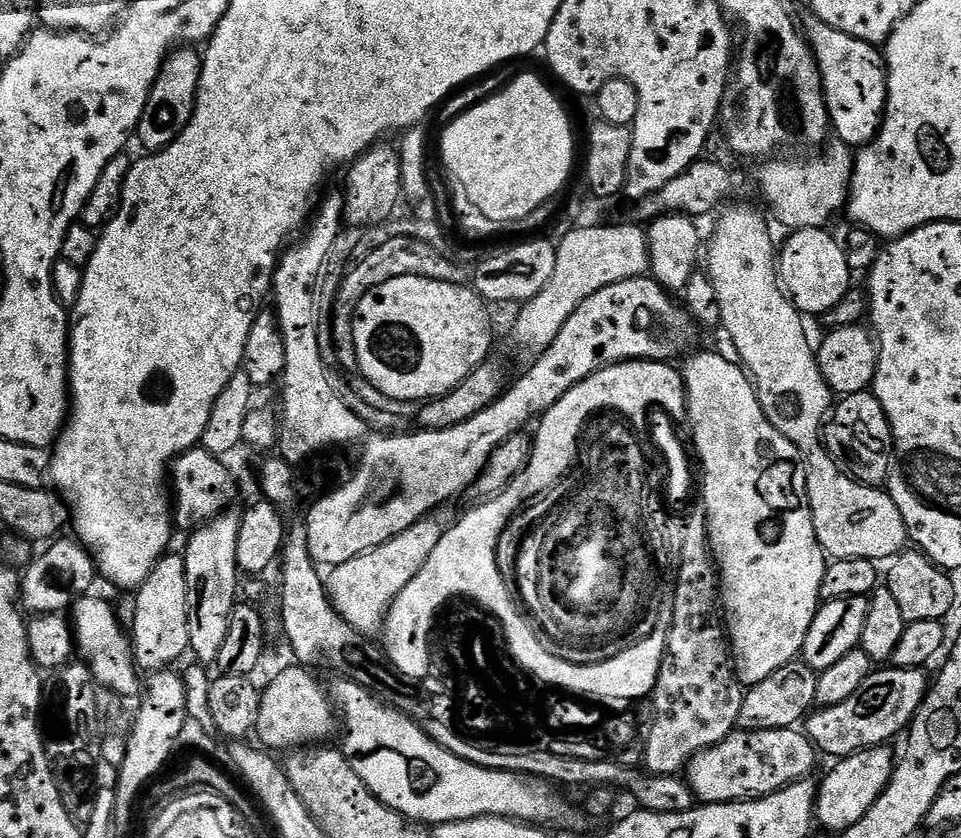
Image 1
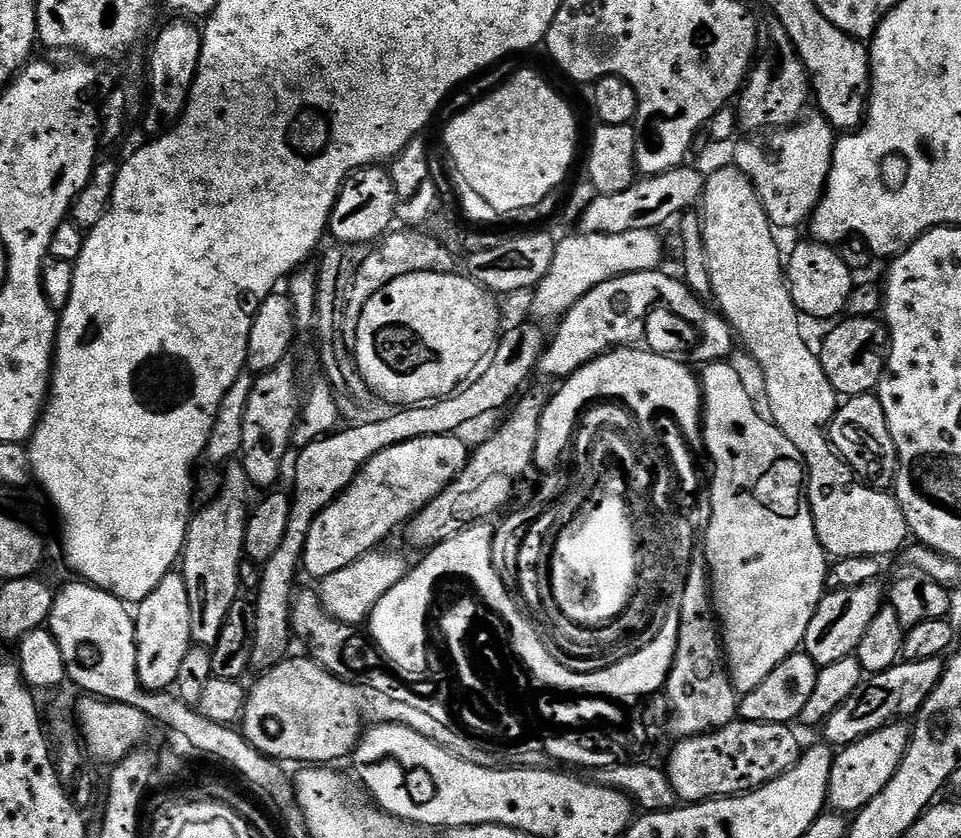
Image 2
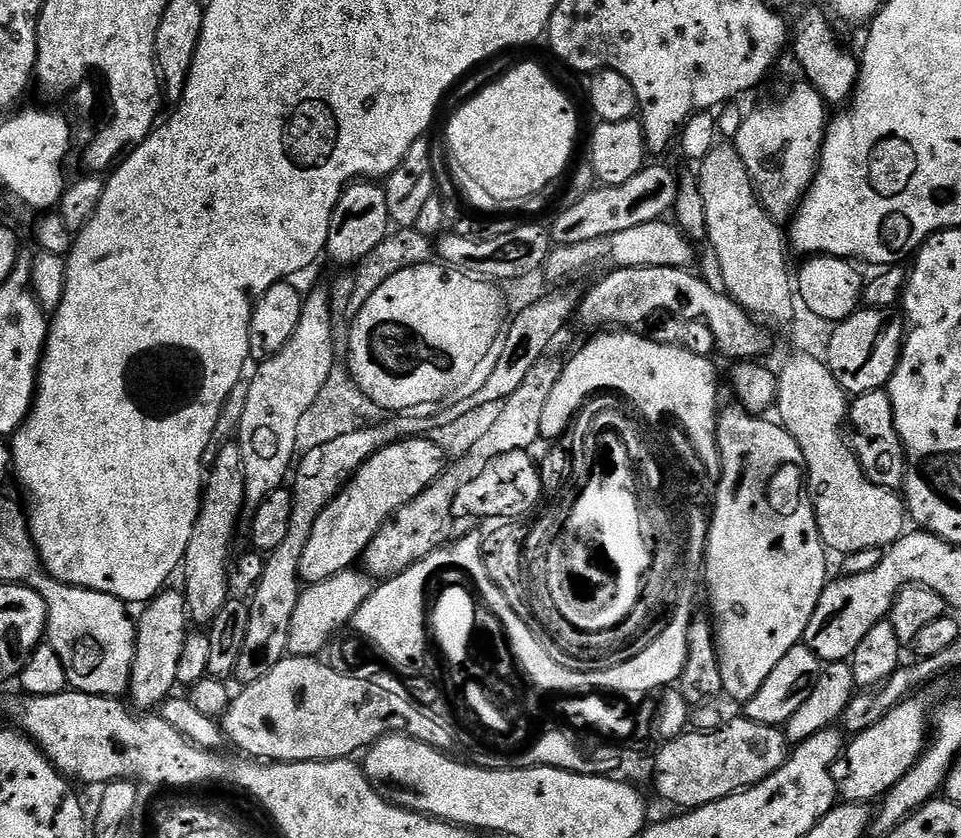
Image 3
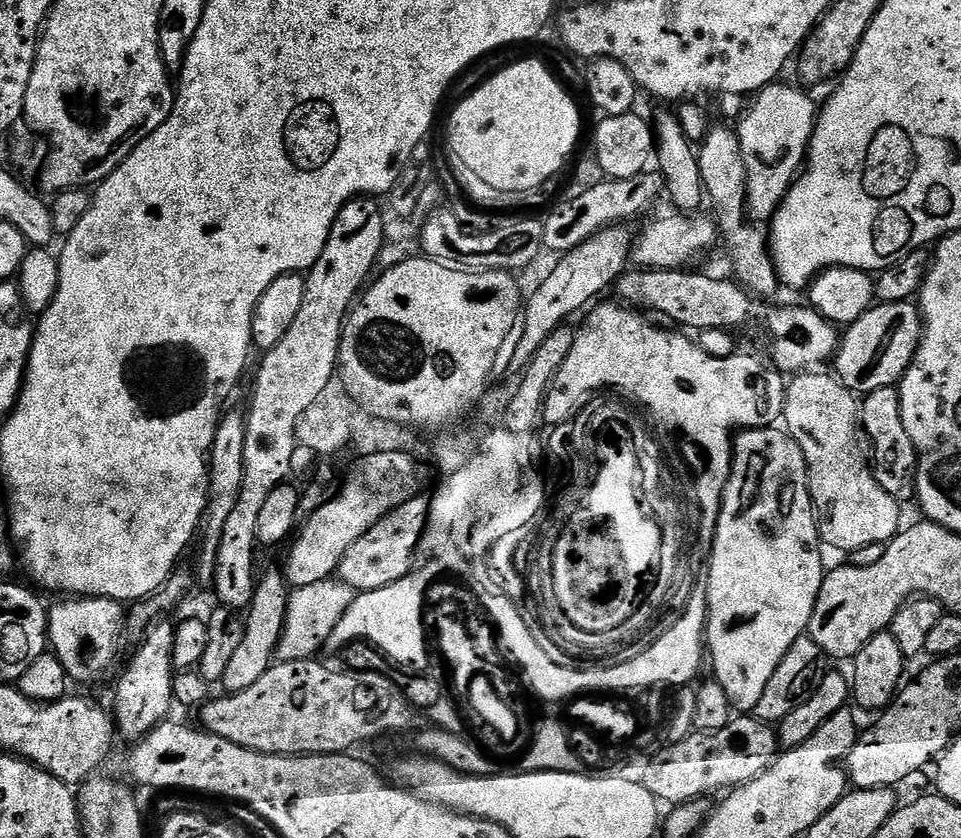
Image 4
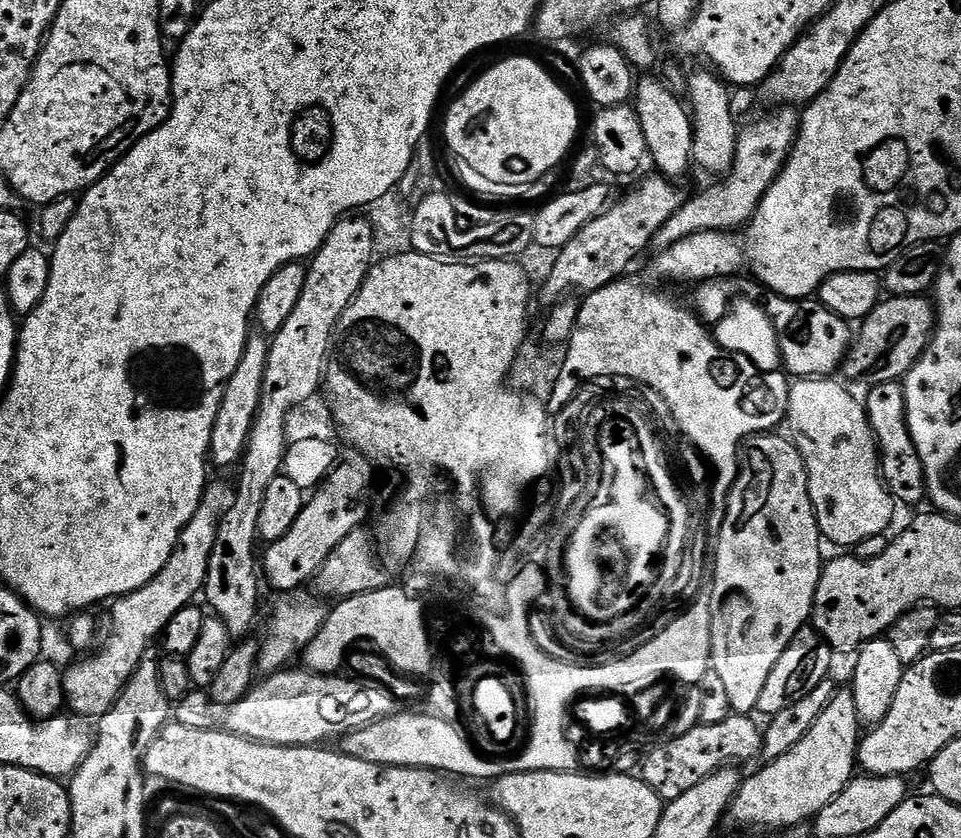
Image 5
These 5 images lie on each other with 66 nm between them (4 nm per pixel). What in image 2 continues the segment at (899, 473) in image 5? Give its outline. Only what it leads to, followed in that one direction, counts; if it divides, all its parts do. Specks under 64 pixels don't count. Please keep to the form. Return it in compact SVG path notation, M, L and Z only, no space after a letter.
M865 394L863 396L849 396L836 409L831 424L826 429L833 448L852 468L859 479L867 482L873 488L888 490L893 487L896 473L900 467L900 456L896 452L896 443L890 434L890 426L886 422L886 414L882 410L879 395Z

